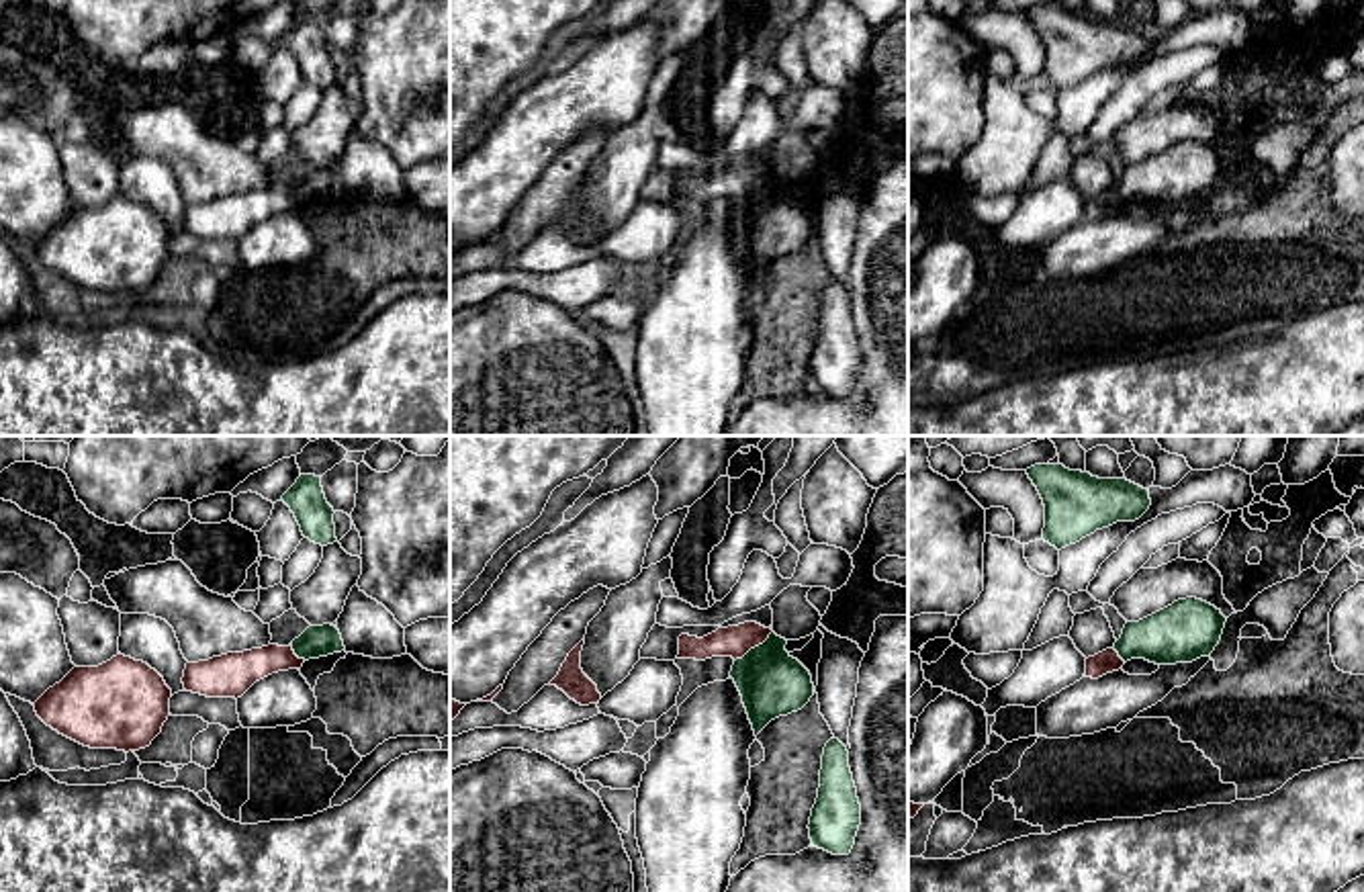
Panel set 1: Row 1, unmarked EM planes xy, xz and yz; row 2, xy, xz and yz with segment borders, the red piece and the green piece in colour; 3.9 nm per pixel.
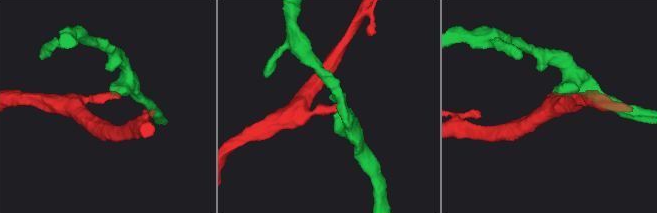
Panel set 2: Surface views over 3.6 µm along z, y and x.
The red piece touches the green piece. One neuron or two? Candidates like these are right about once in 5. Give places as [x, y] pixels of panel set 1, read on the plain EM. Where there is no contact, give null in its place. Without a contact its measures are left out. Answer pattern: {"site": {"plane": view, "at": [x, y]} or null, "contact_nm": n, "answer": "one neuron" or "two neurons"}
{"site": {"plane": "xz", "at": [753, 189]}, "contact_nm": 200, "answer": "two neurons"}

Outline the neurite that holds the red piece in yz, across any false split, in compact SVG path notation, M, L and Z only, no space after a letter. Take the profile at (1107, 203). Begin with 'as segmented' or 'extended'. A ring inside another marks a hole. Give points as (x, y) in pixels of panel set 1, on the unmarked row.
as segmented; M1106 190L1094 198L1086 200L1086 219L1098 221L1106 215L1123 211L1125 203L1119 198L1119 194L1112 190Z

